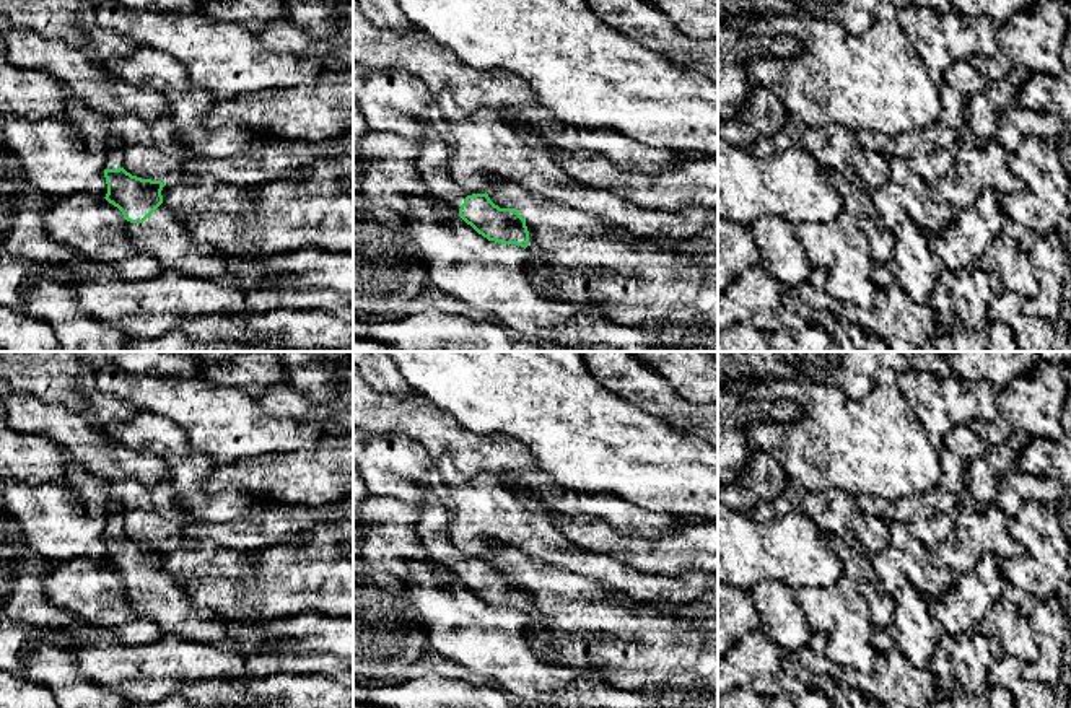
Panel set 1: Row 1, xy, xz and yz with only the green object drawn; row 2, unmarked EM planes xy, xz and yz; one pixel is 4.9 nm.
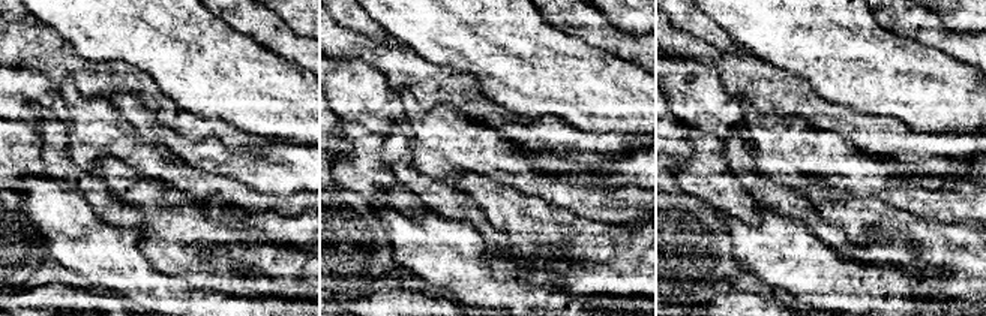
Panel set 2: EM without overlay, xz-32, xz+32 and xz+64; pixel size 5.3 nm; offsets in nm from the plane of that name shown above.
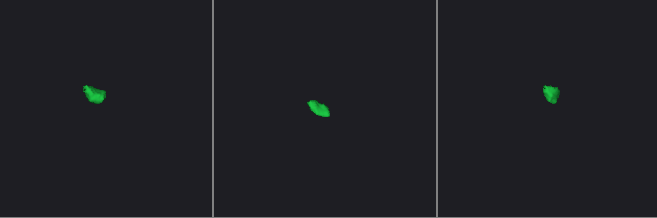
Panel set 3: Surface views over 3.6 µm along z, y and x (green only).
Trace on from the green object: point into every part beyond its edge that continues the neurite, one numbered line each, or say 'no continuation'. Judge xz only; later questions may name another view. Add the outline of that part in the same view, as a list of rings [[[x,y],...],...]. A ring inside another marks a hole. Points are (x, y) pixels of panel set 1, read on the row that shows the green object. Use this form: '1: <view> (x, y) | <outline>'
1: xz (537, 257) | [[[526,218],[526,226],[527,226],[527,231],[529,231],[529,244],[527,244],[526,251],[531,256],[531,264],[534,264],[534,265],[552,264],[549,254],[542,252],[537,247],[537,244],[534,243],[531,225],[529,225],[529,220],[527,218]]]

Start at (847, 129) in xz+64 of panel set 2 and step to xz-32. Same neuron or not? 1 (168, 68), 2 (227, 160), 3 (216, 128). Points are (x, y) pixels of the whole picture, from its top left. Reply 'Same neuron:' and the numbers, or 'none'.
Same neuron: 3

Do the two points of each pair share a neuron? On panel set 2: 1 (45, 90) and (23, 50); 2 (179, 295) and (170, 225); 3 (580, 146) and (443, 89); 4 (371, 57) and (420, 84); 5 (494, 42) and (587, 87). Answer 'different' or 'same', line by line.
1: different
2: different
3: same
4: same
5: same

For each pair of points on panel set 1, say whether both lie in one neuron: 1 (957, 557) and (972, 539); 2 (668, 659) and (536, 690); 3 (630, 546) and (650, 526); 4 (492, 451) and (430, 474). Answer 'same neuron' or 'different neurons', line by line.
1: same neuron
2: different neurons
3: different neurons
4: different neurons

